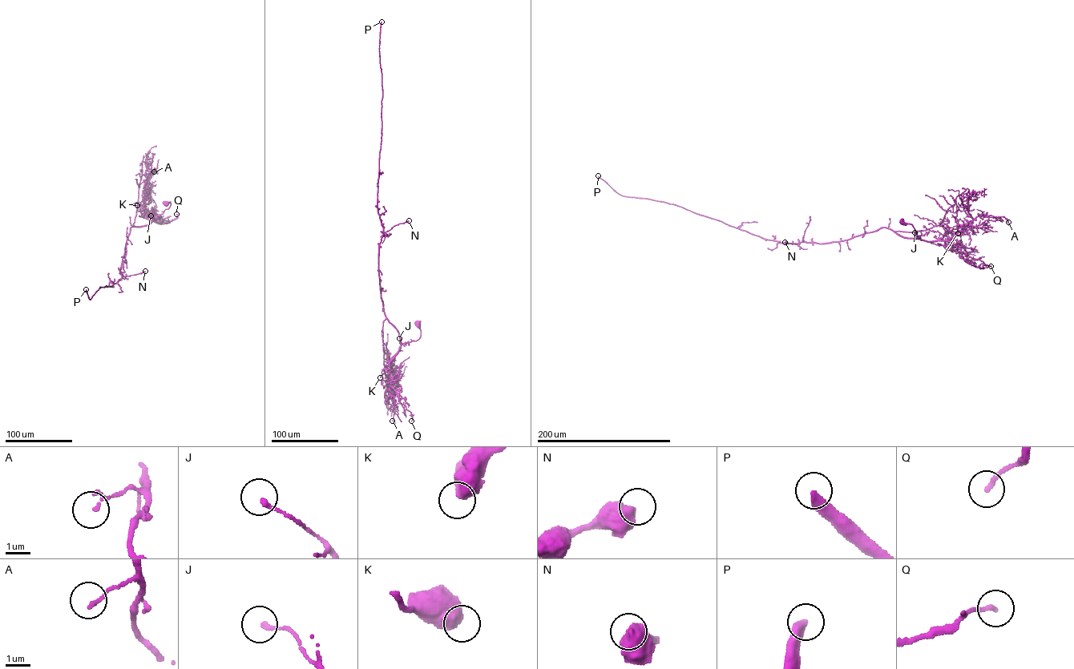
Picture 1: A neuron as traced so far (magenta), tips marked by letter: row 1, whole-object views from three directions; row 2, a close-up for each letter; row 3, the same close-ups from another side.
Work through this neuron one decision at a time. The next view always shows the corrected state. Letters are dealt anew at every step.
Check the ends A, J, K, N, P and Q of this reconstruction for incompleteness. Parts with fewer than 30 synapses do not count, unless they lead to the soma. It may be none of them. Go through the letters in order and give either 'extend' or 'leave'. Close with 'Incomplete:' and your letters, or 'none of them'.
A: leave
J: leave
K: leave
N: leave
P: extend
Q: leave
Incomplete: P

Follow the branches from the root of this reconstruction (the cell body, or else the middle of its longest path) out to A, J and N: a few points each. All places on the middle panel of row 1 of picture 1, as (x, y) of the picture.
A: (417, 323), (421, 331), (419, 338), (403, 343), (390, 360), (388, 385), (391, 400), (397, 407), (392, 421)
J: (417, 323), (421, 331), (418, 340), (402, 344), (399, 338)
N: (417, 323), (418, 339), (401, 343), (398, 331), (385, 313), (379, 274), (378, 247), (382, 234), (409, 220)

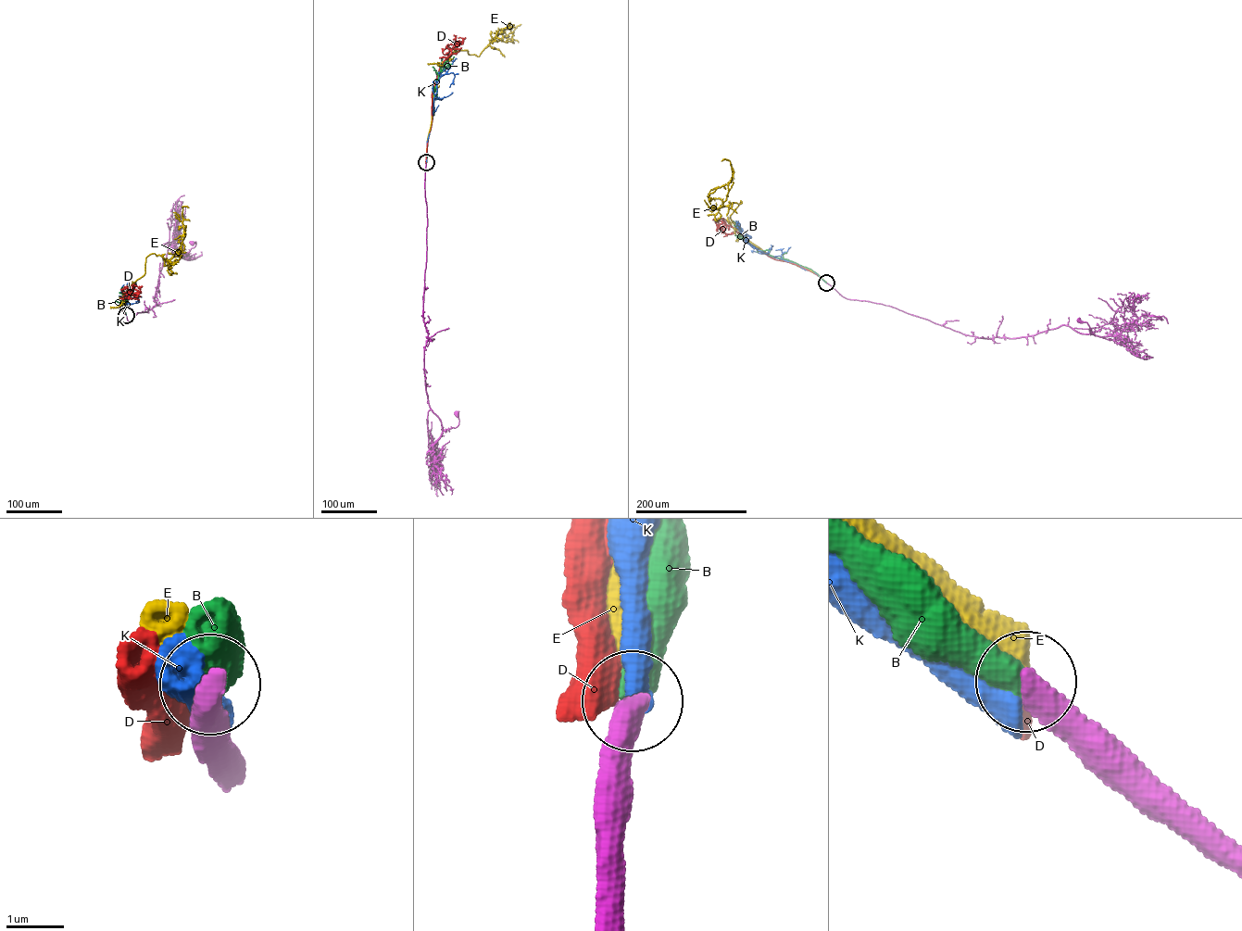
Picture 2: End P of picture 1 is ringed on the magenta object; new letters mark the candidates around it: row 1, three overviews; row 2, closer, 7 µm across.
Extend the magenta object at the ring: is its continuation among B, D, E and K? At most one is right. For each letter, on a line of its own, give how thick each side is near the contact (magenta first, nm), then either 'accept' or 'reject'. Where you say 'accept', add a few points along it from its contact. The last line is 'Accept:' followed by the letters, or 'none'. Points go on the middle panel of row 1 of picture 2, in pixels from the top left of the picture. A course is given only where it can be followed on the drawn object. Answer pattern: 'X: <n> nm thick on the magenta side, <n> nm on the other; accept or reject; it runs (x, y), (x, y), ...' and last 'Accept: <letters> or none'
B: 500 nm thick on the magenta side, 500 nm on the other; accept; it runs (426, 162), (434, 90), (440, 68), (449, 54)
D: 550 nm thick on the magenta side, 500 nm on the other; reject
E: 480 nm thick on the magenta side, 550 nm on the other; reject
K: 500 nm thick on the magenta side, 500 nm on the other; reject
Accept: B

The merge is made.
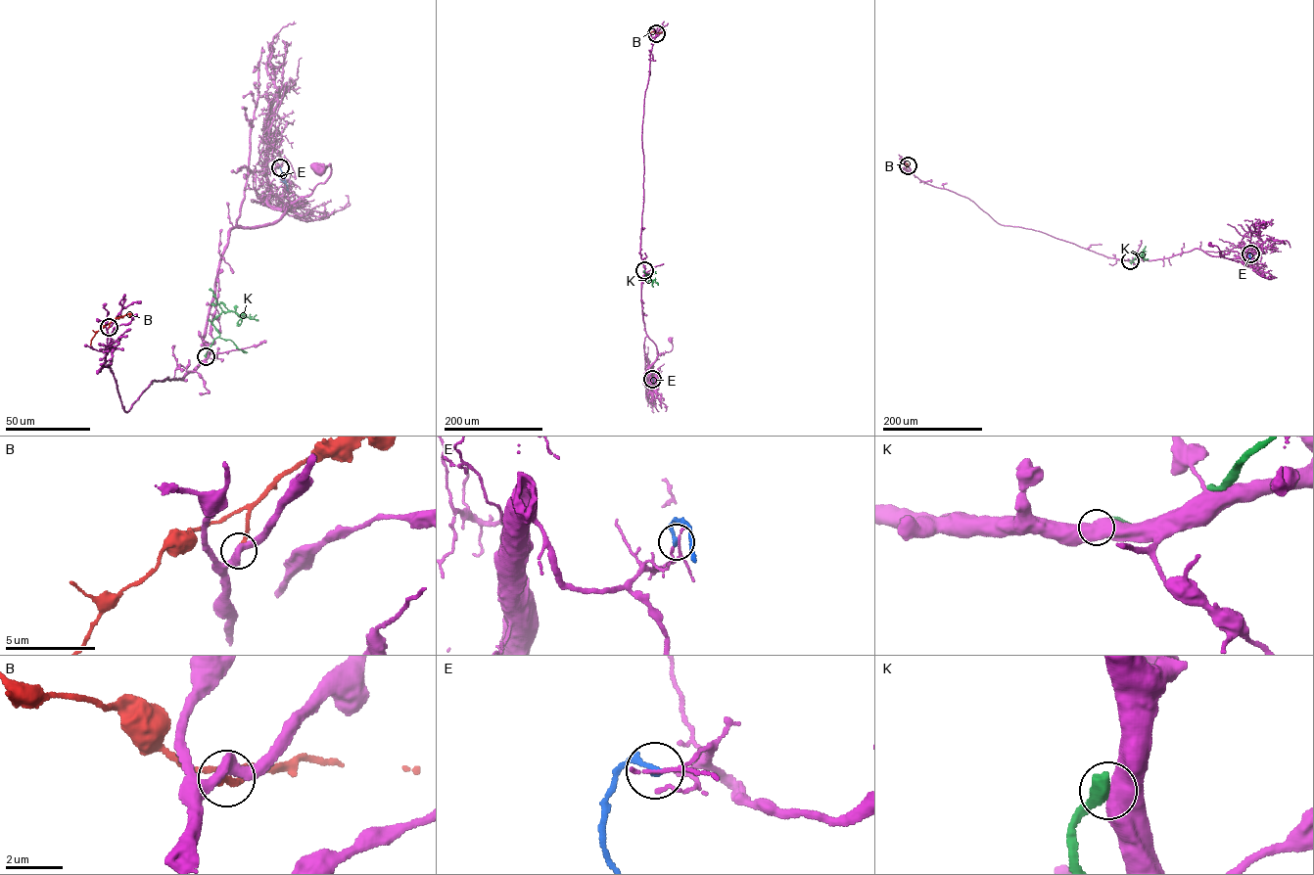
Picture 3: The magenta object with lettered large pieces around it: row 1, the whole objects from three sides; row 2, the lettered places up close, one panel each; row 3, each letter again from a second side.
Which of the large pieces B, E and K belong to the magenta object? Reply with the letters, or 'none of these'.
none of these

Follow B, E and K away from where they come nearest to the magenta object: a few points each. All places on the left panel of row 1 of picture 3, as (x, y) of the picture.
B: (109, 327), (109, 324), (103, 326), (96, 333), (91, 345)
E: (280, 167), (287, 190)
K: (207, 356), (219, 336), (212, 324), (214, 319), (230, 310), (240, 318), (238, 325), (242, 321)

